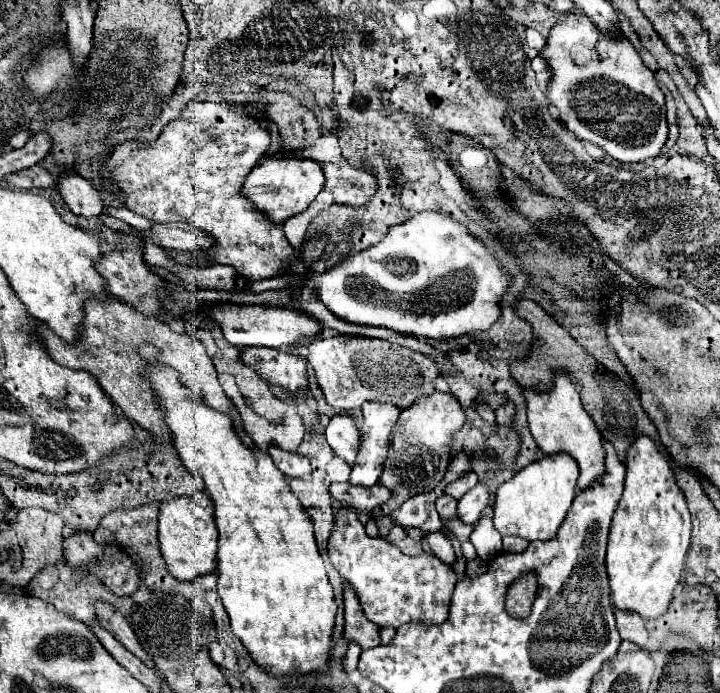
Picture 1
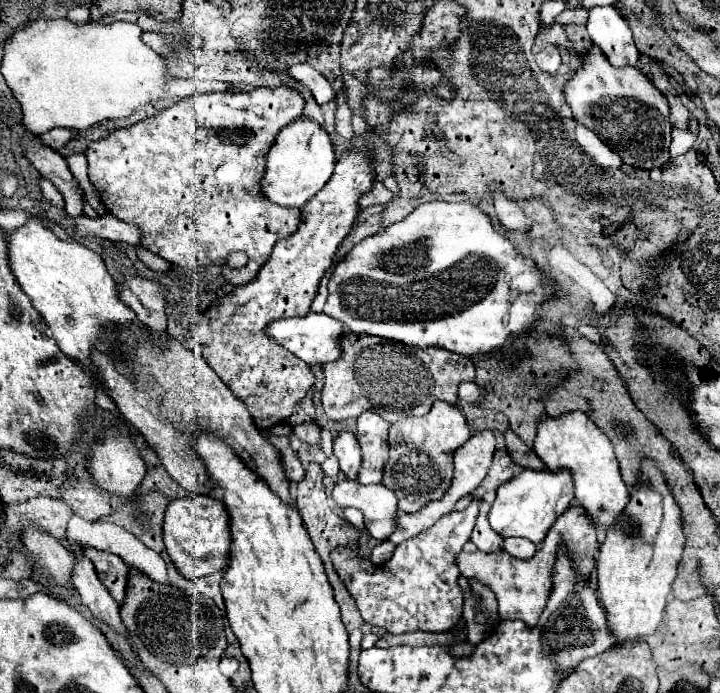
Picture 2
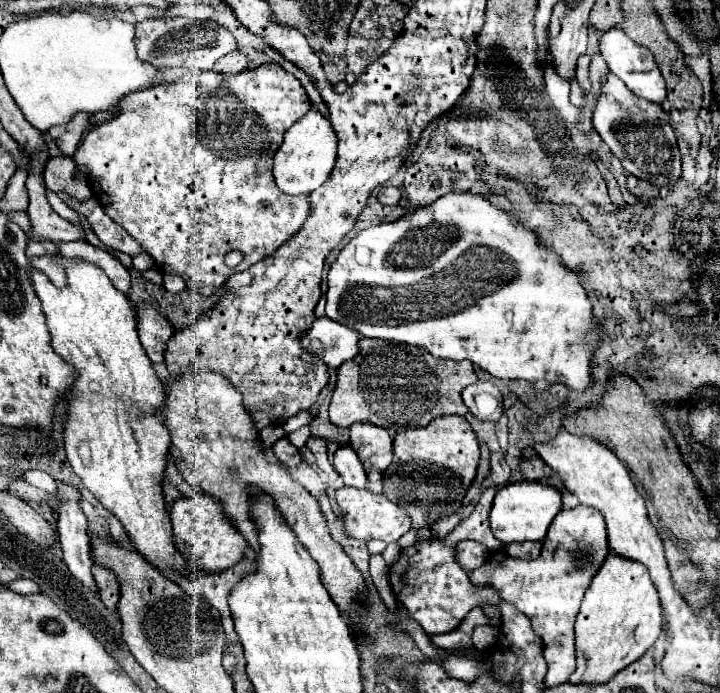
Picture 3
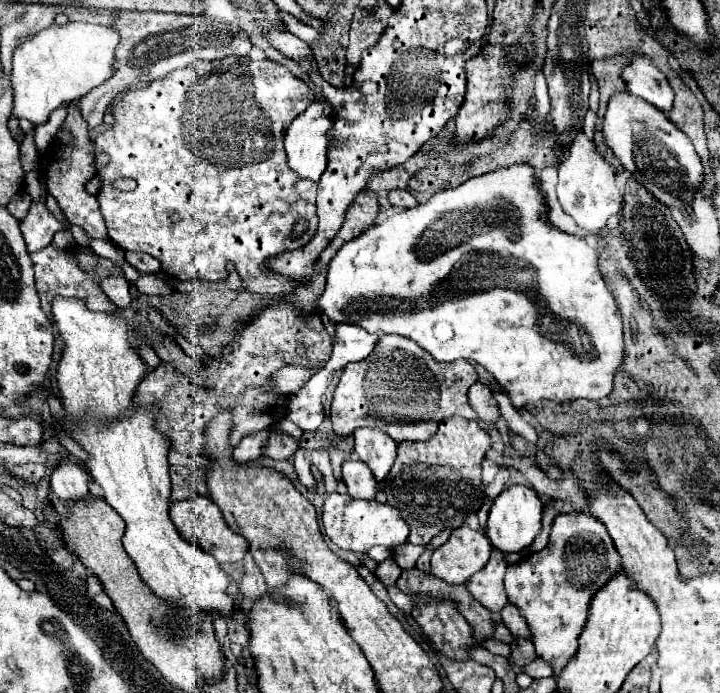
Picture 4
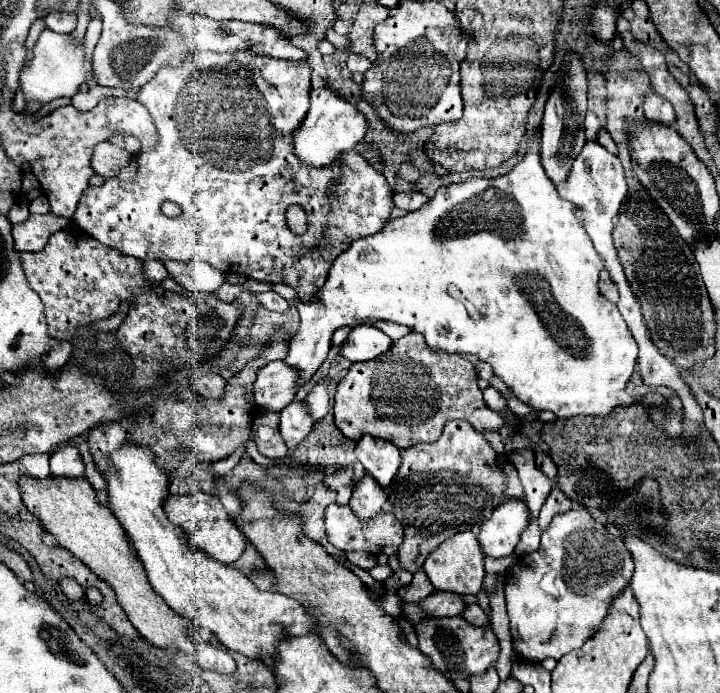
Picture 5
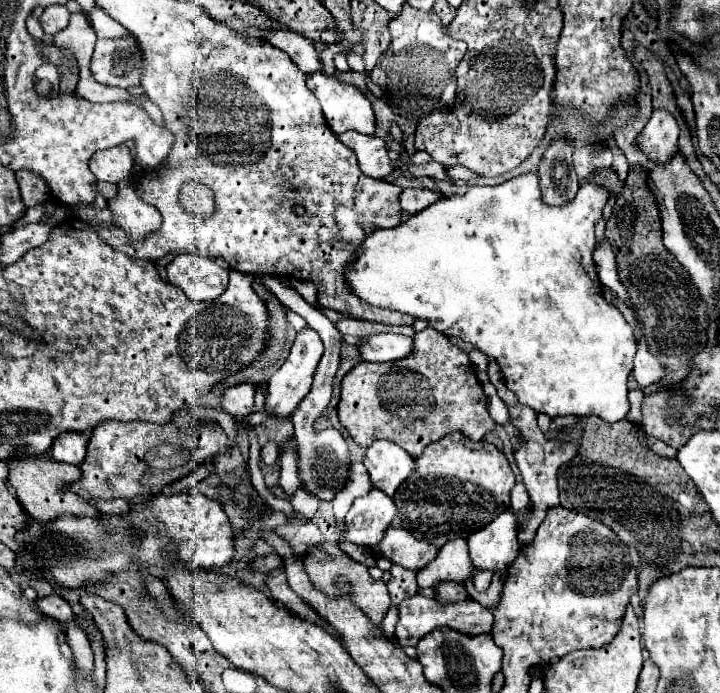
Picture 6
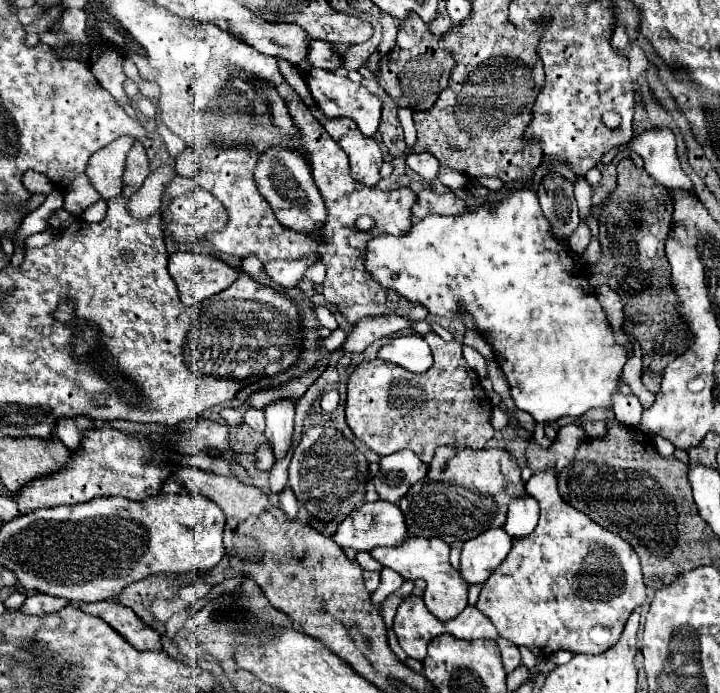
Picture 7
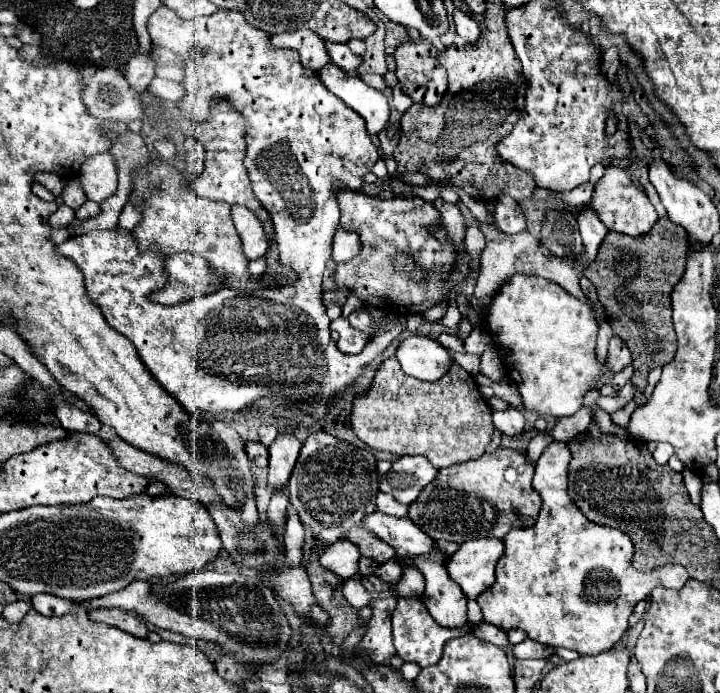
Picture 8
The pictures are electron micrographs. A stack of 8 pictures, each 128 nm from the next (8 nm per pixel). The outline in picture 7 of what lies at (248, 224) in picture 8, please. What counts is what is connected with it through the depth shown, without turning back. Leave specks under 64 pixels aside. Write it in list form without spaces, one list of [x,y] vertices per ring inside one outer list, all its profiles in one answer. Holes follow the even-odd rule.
[[[250,256],[248,260],[244,258],[244,262],[242,262],[242,270],[248,274],[248,276],[256,276],[256,272],[262,272],[264,270],[264,264],[254,256]]]

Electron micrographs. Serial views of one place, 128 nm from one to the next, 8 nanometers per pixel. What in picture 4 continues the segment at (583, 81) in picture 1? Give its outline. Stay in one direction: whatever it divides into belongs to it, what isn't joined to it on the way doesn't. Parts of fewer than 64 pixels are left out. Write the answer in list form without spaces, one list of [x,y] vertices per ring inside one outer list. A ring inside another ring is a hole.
[[[628,90],[614,92],[604,114],[602,134],[608,148],[618,156],[632,178],[652,192],[662,204],[676,206],[680,210],[690,206],[694,188],[704,176],[704,168],[688,136],[684,136],[684,132],[680,132],[664,112],[632,96]]]

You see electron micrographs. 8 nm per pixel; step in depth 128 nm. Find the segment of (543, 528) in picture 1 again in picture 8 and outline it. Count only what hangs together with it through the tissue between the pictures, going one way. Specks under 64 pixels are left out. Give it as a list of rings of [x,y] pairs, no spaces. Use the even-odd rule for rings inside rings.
[[[478,538],[464,542],[454,556],[446,556],[450,578],[464,590],[468,598],[494,584],[494,568],[504,554],[504,542],[496,538]]]

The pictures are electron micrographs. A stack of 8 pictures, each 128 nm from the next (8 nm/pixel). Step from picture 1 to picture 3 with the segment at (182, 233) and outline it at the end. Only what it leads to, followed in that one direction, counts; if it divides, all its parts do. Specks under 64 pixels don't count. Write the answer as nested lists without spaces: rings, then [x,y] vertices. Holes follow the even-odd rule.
[[[34,156],[30,162],[34,172],[28,174],[26,188],[30,196],[28,216],[32,222],[34,238],[36,240],[86,240],[88,232],[82,224],[72,224],[50,208],[46,200],[46,186],[42,180],[44,162],[40,162],[40,156]]]

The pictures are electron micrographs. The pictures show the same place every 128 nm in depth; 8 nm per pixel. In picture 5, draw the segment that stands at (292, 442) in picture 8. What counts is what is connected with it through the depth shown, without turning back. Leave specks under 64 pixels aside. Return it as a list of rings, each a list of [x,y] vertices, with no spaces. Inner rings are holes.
[[[540,126],[532,130],[524,158],[508,174],[498,176],[498,178],[470,178],[460,184],[442,186],[442,188],[438,188],[436,196],[430,202],[426,202],[422,208],[408,212],[404,216],[398,216],[398,218],[390,218],[380,232],[352,242],[350,248],[344,250],[334,260],[330,274],[326,278],[326,284],[320,288],[320,292],[316,292],[314,302],[300,302],[290,286],[274,286],[272,288],[282,298],[296,300],[296,308],[300,312],[300,328],[294,334],[294,338],[290,342],[290,352],[284,360],[292,368],[298,368],[300,386],[304,386],[312,378],[312,374],[320,368],[320,364],[326,360],[328,340],[332,338],[336,328],[350,326],[350,324],[370,324],[370,322],[378,322],[378,320],[388,320],[388,322],[408,326],[412,332],[422,334],[426,344],[432,350],[440,350],[440,352],[448,352],[448,354],[470,354],[482,362],[488,362],[492,366],[494,374],[498,378],[502,378],[502,382],[510,388],[510,392],[534,410],[552,410],[558,418],[570,418],[570,416],[578,416],[578,414],[606,416],[612,412],[612,408],[620,406],[616,394],[624,390],[630,374],[634,372],[638,346],[636,346],[636,340],[632,338],[628,324],[620,316],[620,310],[616,308],[616,304],[608,302],[598,290],[598,276],[604,270],[604,260],[600,260],[600,254],[594,250],[586,230],[582,228],[582,222],[574,216],[574,212],[572,212],[574,206],[568,200],[558,198],[554,184],[548,180],[544,168],[540,168],[540,138],[538,136],[540,136]]]

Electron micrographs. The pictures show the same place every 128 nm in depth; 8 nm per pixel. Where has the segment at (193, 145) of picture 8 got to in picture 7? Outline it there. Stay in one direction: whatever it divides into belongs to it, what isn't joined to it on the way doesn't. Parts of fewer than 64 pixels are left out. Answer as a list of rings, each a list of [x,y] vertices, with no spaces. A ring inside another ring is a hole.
[[[186,148],[178,158],[176,158],[176,172],[180,176],[186,176],[186,178],[194,178],[196,172],[198,172],[198,154],[192,150],[192,148]]]

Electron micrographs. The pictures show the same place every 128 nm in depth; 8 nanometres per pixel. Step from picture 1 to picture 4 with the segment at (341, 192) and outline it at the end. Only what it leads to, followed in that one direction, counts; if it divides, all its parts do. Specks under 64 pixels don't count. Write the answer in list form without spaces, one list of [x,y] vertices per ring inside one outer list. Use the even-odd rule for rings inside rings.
[[[390,190],[388,200],[392,206],[398,206],[398,208],[412,208],[418,204],[416,198],[408,190]]]

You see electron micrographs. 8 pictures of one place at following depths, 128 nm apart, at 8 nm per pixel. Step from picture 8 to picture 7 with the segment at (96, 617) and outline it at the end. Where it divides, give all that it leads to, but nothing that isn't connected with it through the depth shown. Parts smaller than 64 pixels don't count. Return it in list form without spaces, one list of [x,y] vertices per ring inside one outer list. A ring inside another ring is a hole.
[[[88,602],[80,604],[80,610],[102,618],[136,650],[162,650],[162,636],[146,624],[142,624],[140,618],[120,602]]]

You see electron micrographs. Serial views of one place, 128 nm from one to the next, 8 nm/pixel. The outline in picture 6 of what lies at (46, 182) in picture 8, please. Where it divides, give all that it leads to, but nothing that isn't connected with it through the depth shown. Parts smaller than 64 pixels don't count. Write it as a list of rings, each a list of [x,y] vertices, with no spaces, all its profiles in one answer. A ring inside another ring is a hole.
[[[18,170],[16,178],[18,178],[18,186],[20,186],[20,196],[22,196],[22,202],[26,204],[26,208],[46,202],[50,198],[48,186],[40,176],[36,176],[28,170]]]

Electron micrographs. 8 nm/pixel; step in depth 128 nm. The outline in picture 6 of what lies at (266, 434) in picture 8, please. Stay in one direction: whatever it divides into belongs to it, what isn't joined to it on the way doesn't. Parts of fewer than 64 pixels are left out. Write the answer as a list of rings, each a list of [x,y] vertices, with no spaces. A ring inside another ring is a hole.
[[[250,382],[224,388],[222,392],[222,408],[238,420],[252,412],[252,404],[254,404],[254,384]]]

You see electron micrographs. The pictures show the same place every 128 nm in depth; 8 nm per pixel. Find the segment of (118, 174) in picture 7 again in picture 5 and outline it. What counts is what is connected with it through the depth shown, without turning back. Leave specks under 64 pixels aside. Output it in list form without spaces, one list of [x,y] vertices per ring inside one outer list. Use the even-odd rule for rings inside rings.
[[[100,142],[92,154],[92,168],[94,172],[102,174],[106,180],[116,176],[116,172],[126,164],[130,154],[124,148],[114,146],[112,142]]]

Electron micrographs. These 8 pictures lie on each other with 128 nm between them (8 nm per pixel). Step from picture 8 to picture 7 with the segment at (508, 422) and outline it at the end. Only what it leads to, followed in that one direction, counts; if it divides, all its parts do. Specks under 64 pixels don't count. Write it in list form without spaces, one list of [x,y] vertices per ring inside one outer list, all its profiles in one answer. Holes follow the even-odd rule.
[[[494,406],[492,408],[492,426],[496,430],[502,430],[506,424],[508,424],[508,414],[501,407]]]

